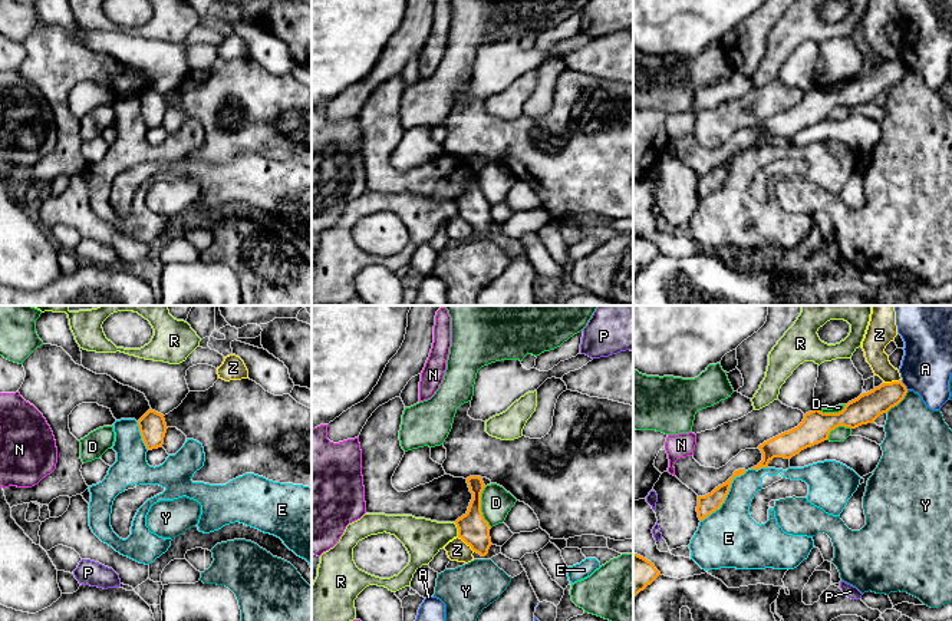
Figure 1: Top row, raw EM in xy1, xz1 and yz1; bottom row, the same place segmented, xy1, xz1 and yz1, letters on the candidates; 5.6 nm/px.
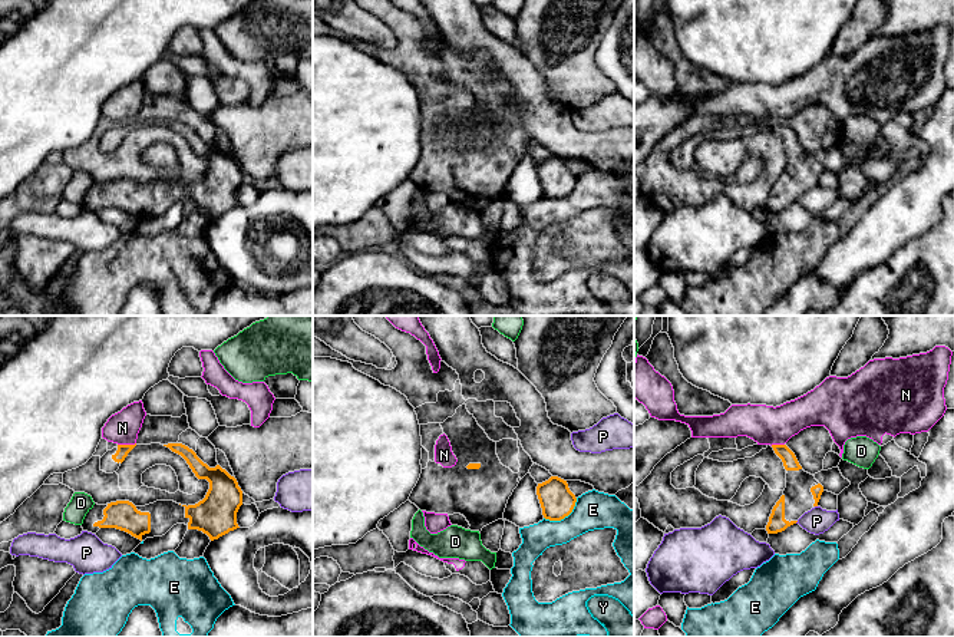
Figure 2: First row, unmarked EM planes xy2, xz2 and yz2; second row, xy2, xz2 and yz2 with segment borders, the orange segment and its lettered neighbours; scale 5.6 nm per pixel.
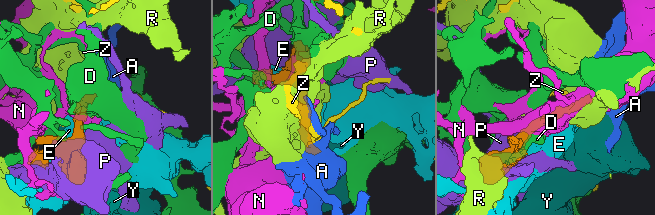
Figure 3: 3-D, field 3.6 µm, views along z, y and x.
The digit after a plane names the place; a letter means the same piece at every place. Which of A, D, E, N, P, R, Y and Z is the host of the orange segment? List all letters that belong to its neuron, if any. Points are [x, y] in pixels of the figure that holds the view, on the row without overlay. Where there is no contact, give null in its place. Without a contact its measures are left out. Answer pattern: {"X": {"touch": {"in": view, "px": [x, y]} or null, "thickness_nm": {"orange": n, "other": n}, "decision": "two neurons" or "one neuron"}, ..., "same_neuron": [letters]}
{"A": {"touch": {"in": "yz1", "px": [903, 63]}, "thickness_nm": {"orange": 160, "other": 280}, "decision": "two neurons"}, "D": {"touch": {"in": "xz1", "px": [480, 185]}, "thickness_nm": {"orange": 170, "other": 180}, "decision": "two neurons"}, "E": {"touch": {"in": "yz1", "px": [725, 175]}, "thickness_nm": {"orange": 110, "other": 340}, "decision": "two neurons"}, "N": {"touch": {"in": "xy2", "px": [126, 124]}, "thickness_nm": {"orange": 70, "other": 190}, "decision": "two neurons"}, "P": {"touch": null, "decision": "two neurons"}, "R": {"touch": {"in": "xz1", "px": [458, 208]}, "thickness_nm": {"orange": 170, "other": 220}, "decision": "two neurons"}, "Y": {"touch": {"in": "yz1", "px": [898, 82]}, "thickness_nm": {"orange": 160, "other": 380}, "decision": "two neurons"}, "Z": {"touch": {"in": "xz1", "px": [465, 221]}, "thickness_nm": {"orange": 170, "other": 120}, "decision": "two neurons"}, "same_neuron": []}

